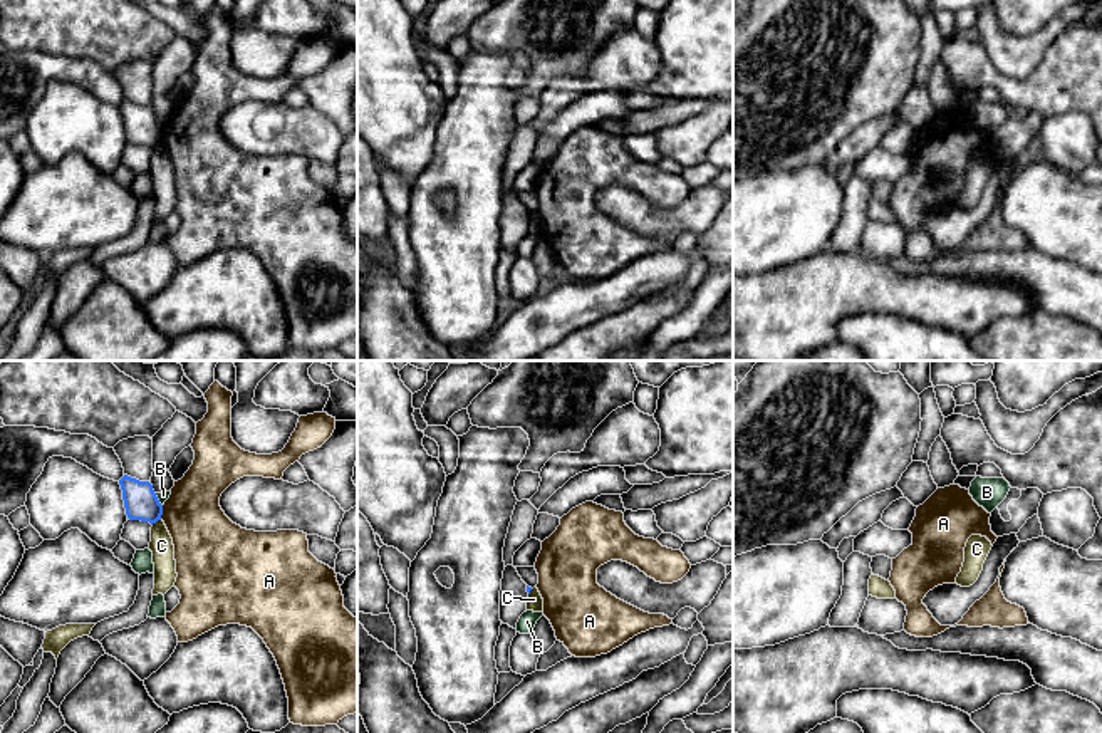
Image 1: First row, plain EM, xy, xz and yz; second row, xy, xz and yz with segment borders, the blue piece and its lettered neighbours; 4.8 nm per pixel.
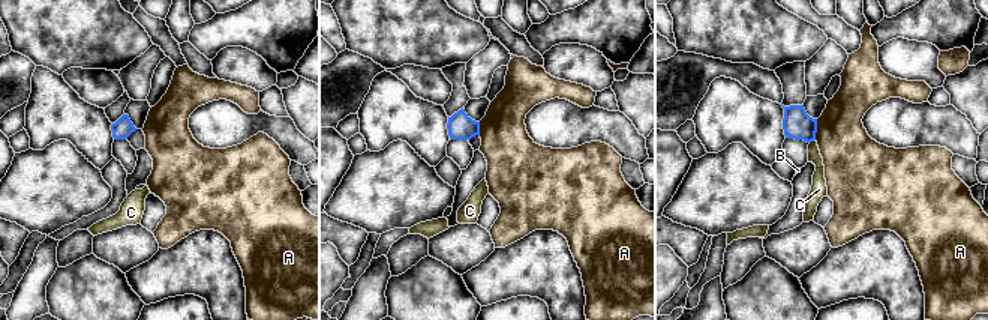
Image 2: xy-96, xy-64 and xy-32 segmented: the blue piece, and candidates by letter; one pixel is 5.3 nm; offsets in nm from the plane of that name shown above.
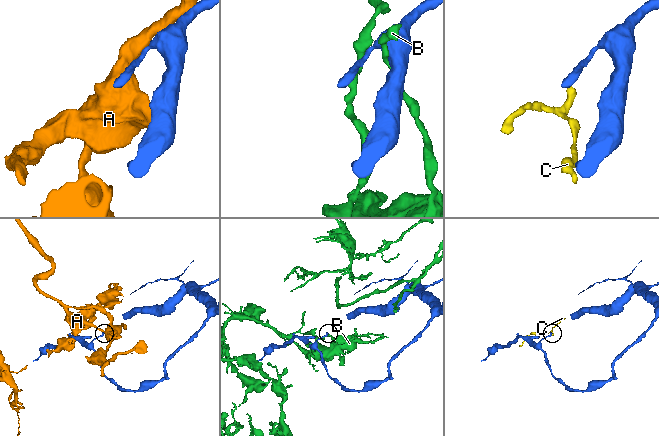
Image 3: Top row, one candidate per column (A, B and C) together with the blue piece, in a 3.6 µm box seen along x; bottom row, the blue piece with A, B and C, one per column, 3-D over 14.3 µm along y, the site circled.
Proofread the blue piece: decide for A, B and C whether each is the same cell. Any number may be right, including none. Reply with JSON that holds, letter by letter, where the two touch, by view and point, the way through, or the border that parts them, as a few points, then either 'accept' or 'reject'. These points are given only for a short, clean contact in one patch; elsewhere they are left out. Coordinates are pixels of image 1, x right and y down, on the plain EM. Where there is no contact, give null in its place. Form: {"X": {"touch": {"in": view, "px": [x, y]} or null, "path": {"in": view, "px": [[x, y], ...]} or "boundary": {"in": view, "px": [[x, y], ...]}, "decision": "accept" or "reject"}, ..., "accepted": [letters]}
{"A": {"touch": {"in": "xy", "px": [161, 136]}, "decision": "reject"}, "B": {"touch": {"in": "xy", "px": [158, 124]}, "decision": "reject"}, "C": {"touch": {"in": "xy", "px": [155, 146]}, "decision": "reject"}, "accepted": []}

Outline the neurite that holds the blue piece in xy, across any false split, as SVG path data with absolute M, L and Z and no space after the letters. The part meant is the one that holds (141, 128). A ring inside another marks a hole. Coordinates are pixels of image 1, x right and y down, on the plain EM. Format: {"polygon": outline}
{"polygon": "M124 99L119 104L126 139L129 144L149 146L161 144L163 129L159 127L153 109Z"}

